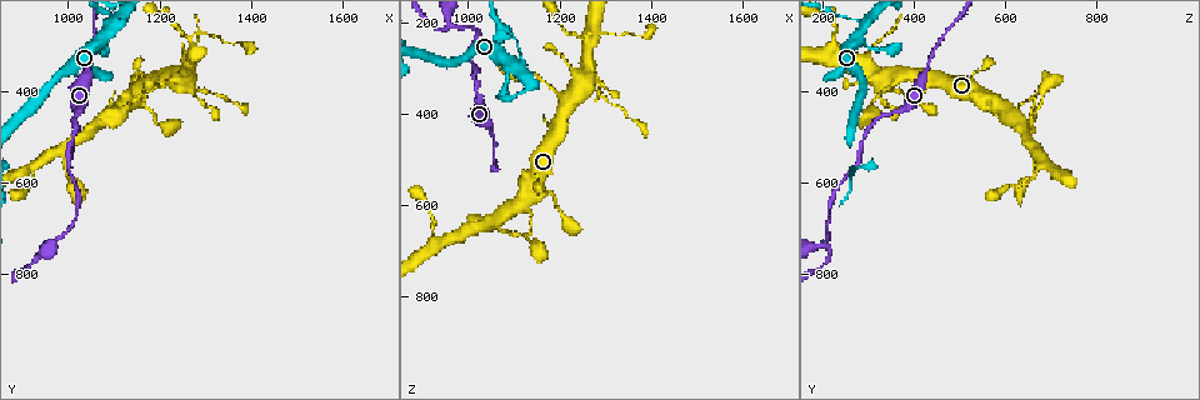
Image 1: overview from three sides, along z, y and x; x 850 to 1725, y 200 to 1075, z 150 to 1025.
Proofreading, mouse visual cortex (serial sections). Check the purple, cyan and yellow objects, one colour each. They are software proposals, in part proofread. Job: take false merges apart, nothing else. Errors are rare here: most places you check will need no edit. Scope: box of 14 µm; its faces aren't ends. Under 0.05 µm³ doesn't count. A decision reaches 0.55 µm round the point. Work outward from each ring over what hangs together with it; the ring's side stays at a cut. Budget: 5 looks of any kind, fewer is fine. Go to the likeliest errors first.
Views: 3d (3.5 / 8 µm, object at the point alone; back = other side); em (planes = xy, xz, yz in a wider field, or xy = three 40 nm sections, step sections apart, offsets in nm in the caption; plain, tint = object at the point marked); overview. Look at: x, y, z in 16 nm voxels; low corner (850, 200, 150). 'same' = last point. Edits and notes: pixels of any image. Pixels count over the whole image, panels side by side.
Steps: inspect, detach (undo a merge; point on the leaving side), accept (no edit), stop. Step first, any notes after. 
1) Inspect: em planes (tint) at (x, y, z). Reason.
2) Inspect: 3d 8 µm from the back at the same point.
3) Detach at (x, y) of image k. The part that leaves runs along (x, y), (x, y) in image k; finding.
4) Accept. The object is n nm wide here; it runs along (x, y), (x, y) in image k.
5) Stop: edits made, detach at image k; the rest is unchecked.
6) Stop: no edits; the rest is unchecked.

Inspect: 3d 3.5 µm at (955, 735, 205). Small branch off a trunk.

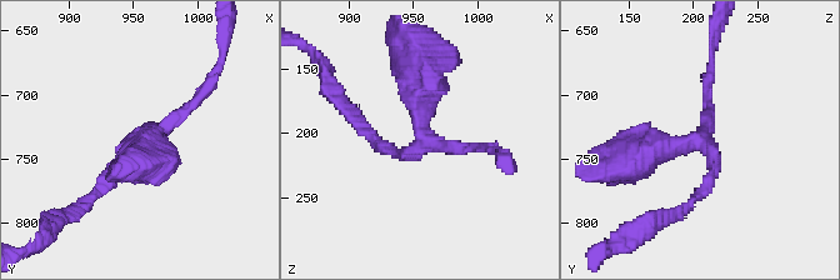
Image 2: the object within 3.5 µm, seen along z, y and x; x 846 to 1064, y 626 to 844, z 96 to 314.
Inspect: em xy step 1 (tint) at (960, 736, 210). 3 arms meet here; the arms are 150, 150, 400 nm wide; need the tissue.

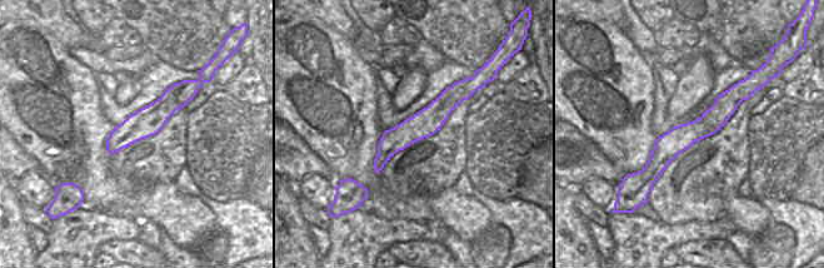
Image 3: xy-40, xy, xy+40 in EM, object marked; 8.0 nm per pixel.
Accept. It runs along (490, 148), (425, 144), (410, 70) in image 2; all the same cell.

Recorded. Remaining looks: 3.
Inspect: 3d 3.5 µm at (1270, 395, 335). Sudden change in width.

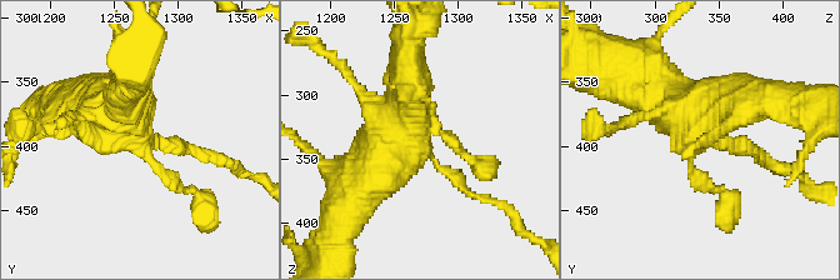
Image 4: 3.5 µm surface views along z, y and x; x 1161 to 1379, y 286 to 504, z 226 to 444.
Inspect: em xy step 2 (tint) at (1266, 392, 334). Now the EM.

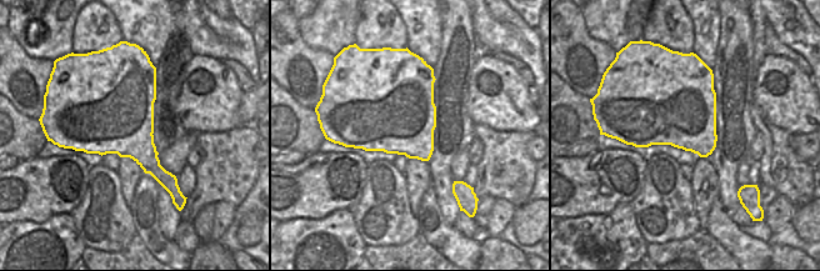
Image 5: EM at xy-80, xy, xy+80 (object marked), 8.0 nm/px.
Accept. It runs along (353, 195), (403, 131), (406, 64) in image 4; all the same cell.

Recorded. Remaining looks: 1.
Stop: no edits; the rest is unchecked.

